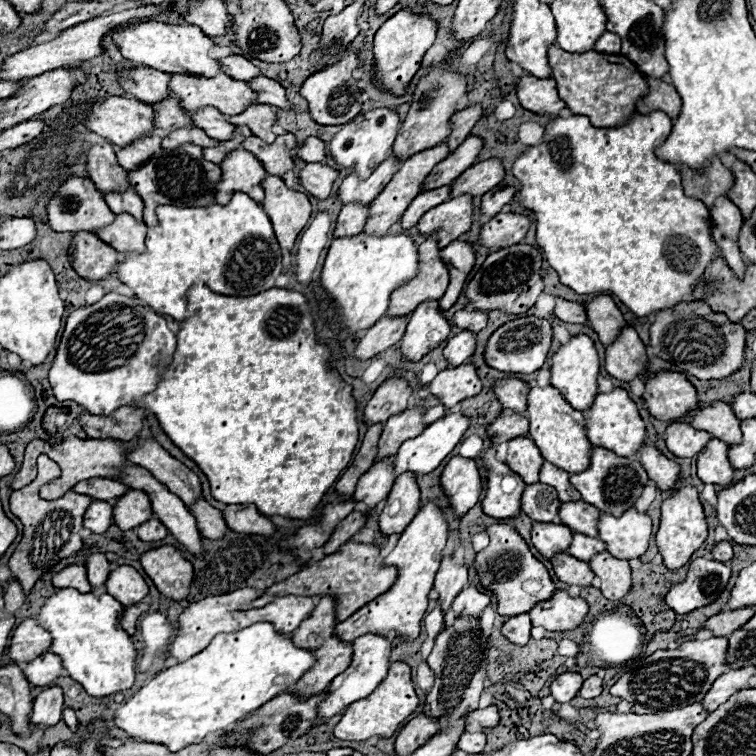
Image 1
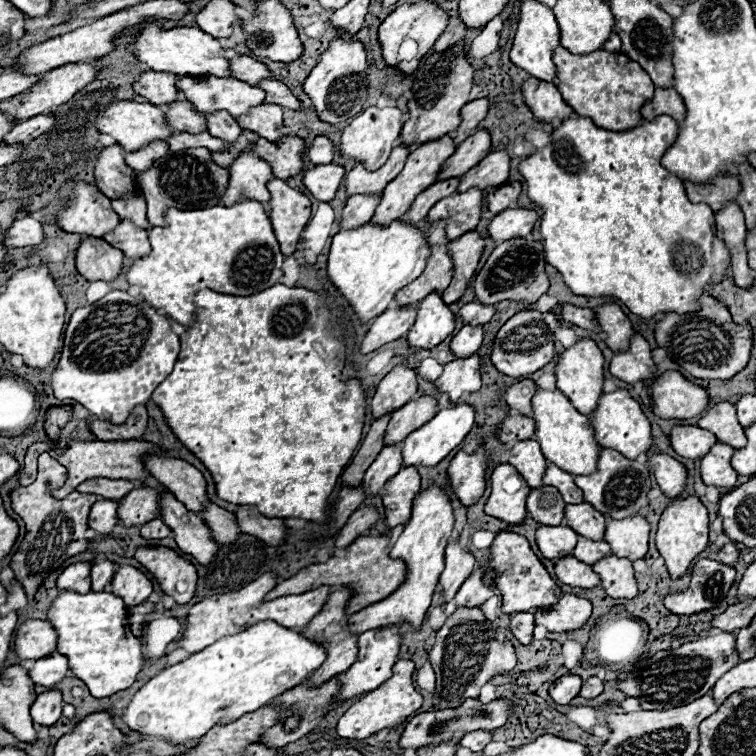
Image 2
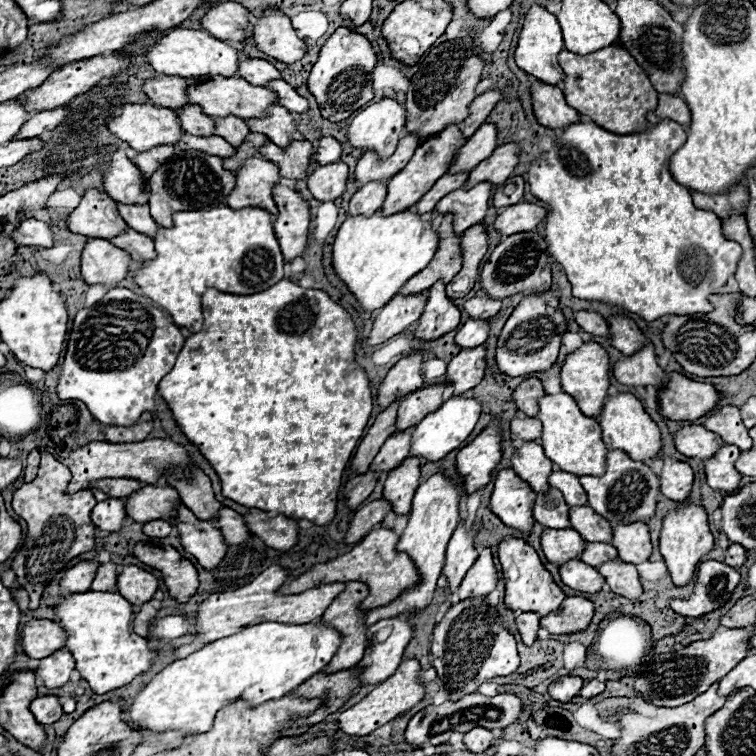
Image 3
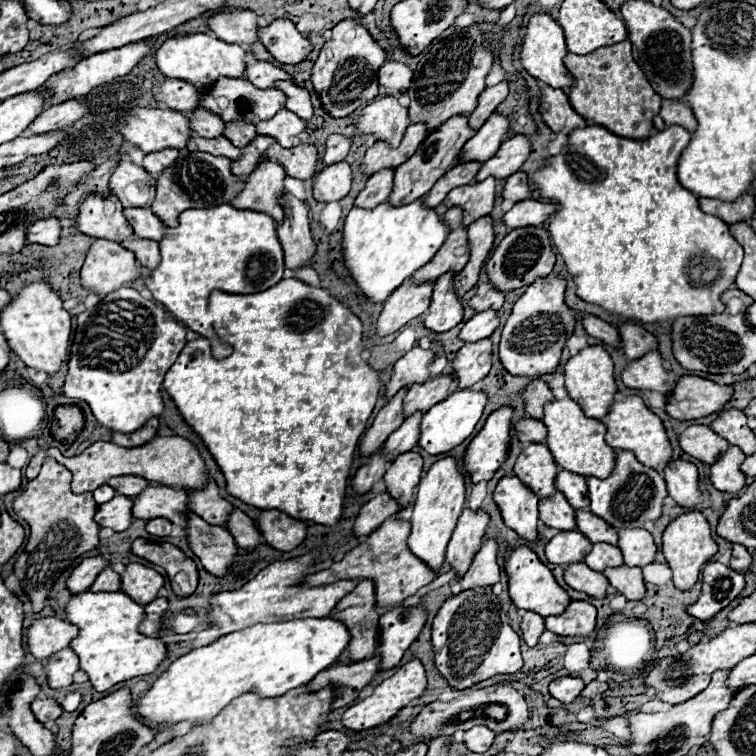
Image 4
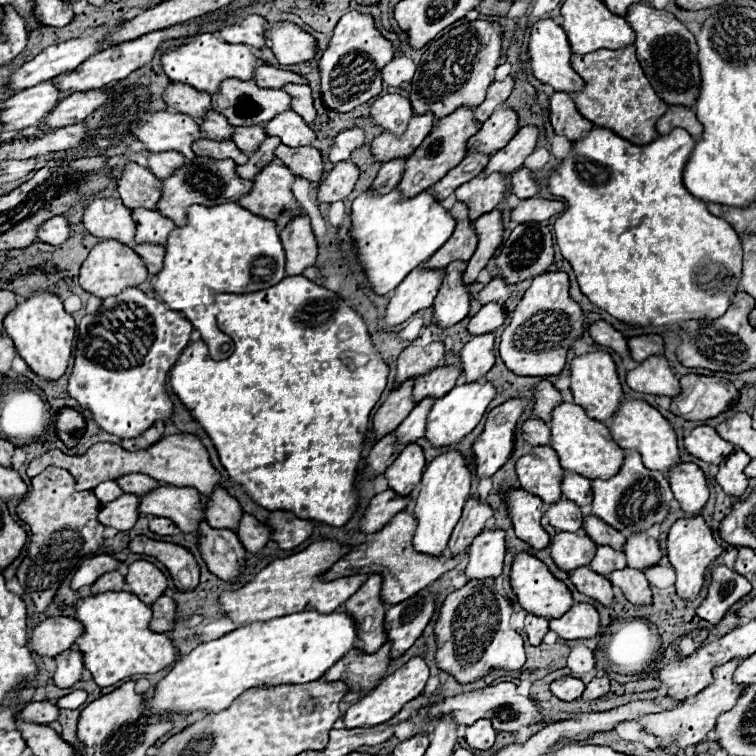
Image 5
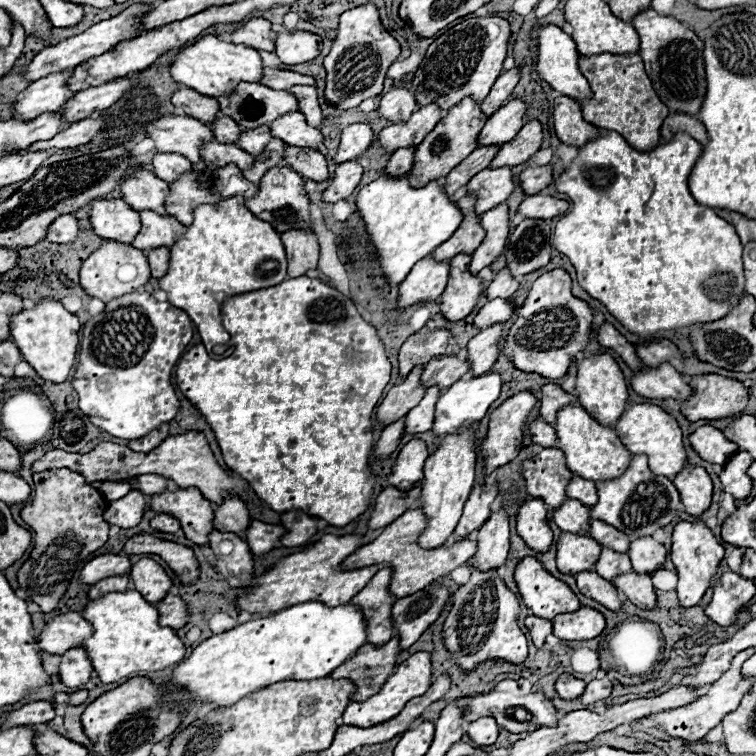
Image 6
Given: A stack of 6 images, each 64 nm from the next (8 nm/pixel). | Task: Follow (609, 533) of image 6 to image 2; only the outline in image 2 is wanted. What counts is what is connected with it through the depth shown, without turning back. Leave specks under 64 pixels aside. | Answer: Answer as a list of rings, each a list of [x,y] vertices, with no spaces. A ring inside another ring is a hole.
[[[566,504],[566,526],[590,540],[604,540],[606,518],[590,504]]]

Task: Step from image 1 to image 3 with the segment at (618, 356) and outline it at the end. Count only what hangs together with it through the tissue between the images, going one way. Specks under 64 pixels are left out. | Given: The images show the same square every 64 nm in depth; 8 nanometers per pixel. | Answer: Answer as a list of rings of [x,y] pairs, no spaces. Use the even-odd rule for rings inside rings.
[[[648,344],[642,350],[638,350],[634,356],[624,356],[620,362],[612,368],[616,380],[626,386],[654,386],[662,388],[670,380],[670,374],[666,374],[658,362],[654,346]]]

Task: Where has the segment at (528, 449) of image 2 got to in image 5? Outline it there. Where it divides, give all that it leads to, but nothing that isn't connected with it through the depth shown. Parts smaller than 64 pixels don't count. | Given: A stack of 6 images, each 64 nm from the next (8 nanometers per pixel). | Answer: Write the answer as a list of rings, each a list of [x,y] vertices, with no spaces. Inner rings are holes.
[[[536,446],[516,462],[516,472],[522,488],[542,498],[544,504],[554,504],[562,498],[560,476],[564,476],[566,470],[560,466],[560,458],[554,448]]]

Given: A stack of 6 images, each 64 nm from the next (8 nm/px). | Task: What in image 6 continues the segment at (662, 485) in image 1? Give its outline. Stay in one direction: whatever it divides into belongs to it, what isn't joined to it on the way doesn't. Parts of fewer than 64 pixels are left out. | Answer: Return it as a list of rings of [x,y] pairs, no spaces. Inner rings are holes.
[[[688,464],[674,480],[674,486],[680,492],[680,498],[686,506],[686,512],[692,516],[702,516],[712,502],[712,478],[700,466]]]

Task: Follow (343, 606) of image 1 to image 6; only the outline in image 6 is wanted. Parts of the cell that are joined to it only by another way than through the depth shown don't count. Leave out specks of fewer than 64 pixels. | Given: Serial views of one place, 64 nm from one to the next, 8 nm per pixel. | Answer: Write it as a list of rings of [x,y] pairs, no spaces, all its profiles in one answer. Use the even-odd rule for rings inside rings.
[[[422,508],[406,510],[400,518],[396,518],[392,524],[388,524],[374,542],[358,548],[352,556],[348,556],[344,560],[344,568],[362,568],[362,566],[372,566],[372,564],[392,566],[394,576],[392,576],[390,592],[396,598],[404,598],[404,596],[410,596],[410,594],[422,590],[424,586],[434,582],[438,576],[450,574],[454,568],[466,564],[476,554],[476,536],[474,534],[470,534],[468,538],[462,538],[458,542],[452,542],[452,546],[448,542],[438,548],[420,548],[418,538],[426,530],[426,526],[428,526],[428,518],[422,512]]]

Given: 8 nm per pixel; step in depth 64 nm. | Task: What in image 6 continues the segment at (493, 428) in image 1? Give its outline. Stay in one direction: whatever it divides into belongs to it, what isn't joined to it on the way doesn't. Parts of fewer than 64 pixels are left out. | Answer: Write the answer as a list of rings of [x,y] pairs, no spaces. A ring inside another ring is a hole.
[[[536,420],[528,426],[528,430],[530,430],[530,436],[532,436],[534,444],[540,444],[544,448],[554,448],[556,446],[556,440],[558,440],[556,430],[550,424]]]

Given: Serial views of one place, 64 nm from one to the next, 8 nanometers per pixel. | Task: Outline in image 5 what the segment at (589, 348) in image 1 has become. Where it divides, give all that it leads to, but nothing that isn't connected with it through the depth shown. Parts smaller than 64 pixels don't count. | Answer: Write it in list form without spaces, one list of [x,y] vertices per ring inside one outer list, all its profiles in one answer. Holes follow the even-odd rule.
[[[598,350],[598,352],[588,352],[582,356],[576,356],[570,364],[570,378],[572,378],[570,390],[574,394],[574,402],[578,406],[582,406],[590,418],[608,422],[616,414],[616,410],[622,402],[624,390],[622,390],[618,372],[616,372],[616,364],[608,352]]]

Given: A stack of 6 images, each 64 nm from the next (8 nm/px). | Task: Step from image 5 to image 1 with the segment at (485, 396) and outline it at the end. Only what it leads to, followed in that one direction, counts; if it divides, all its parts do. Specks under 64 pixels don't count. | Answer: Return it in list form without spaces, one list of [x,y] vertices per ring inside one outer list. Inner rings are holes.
[[[454,412],[454,414],[446,414],[442,418],[438,418],[436,422],[428,424],[422,434],[418,434],[416,438],[408,438],[398,454],[396,454],[396,462],[394,462],[394,468],[396,468],[396,476],[402,474],[402,472],[414,472],[414,474],[428,474],[432,472],[434,468],[440,466],[440,462],[454,450],[454,446],[460,442],[460,438],[464,436],[464,432],[468,430],[470,426],[470,418],[462,412]]]

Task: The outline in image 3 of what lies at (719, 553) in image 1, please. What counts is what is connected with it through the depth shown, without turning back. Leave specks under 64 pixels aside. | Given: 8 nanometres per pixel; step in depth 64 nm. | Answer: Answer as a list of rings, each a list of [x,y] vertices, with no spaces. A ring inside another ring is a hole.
[[[732,544],[726,552],[726,564],[732,568],[740,568],[746,562],[746,550],[740,544]]]

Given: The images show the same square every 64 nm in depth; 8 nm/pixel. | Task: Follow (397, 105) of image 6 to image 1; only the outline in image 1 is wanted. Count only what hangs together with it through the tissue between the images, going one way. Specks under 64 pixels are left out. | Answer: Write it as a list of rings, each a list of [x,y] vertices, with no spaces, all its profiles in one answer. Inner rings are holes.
[[[374,108],[368,112],[360,112],[352,122],[344,124],[344,128],[332,138],[328,150],[332,158],[338,162],[338,170],[346,170],[348,174],[358,172],[364,178],[370,176],[374,168],[388,158],[398,130],[400,130],[400,116],[396,110]]]

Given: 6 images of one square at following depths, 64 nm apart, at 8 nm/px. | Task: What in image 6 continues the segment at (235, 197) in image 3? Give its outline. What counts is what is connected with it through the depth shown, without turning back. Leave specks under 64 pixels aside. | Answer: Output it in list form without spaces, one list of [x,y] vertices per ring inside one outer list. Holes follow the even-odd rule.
[[[274,166],[270,168],[262,182],[258,184],[260,194],[254,198],[246,200],[246,206],[260,218],[270,222],[276,232],[286,232],[286,230],[312,230],[312,220],[310,220],[310,200],[304,194],[306,180],[294,172],[290,166]]]

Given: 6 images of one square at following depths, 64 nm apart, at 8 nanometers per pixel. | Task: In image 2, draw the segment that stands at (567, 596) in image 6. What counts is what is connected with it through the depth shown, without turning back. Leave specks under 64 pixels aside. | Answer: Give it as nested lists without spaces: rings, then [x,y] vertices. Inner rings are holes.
[[[500,532],[490,548],[488,566],[496,572],[494,584],[502,592],[502,610],[506,614],[516,612],[534,612],[536,608],[552,608],[556,600],[560,600],[562,590],[556,586],[552,576],[546,572],[544,564],[532,552],[528,540],[514,532]]]

